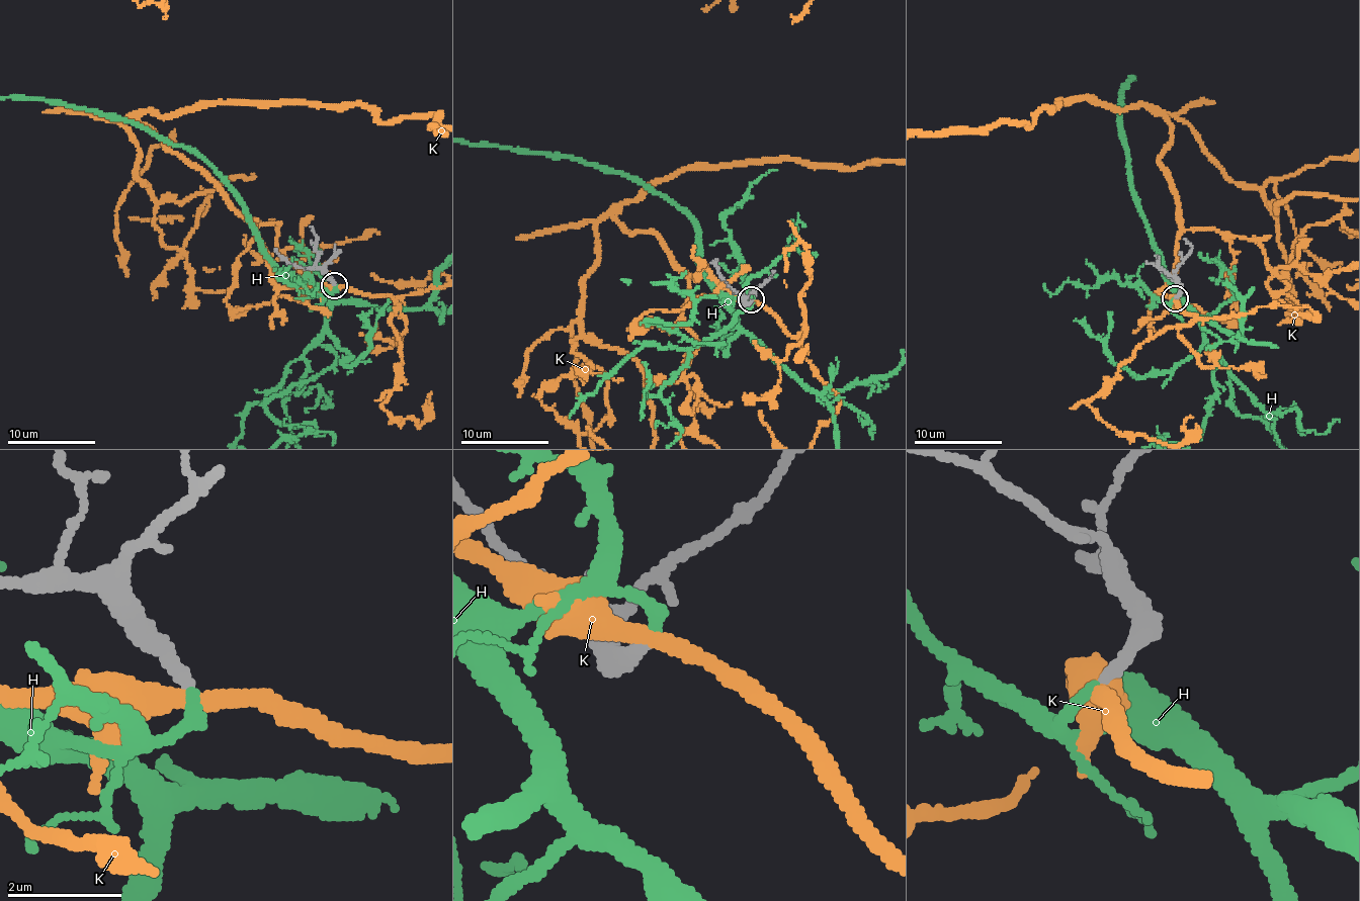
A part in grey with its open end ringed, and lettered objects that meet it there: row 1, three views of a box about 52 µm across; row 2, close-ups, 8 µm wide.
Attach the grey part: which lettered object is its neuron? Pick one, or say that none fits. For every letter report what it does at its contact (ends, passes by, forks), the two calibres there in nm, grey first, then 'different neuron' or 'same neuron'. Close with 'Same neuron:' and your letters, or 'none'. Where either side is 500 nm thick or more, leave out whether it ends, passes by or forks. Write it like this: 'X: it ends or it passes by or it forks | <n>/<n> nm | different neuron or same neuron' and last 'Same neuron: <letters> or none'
H: it ends | 220/200 nm | same neuron
K: it passes by | 240/340 nm | different neuron
Same neuron: H

